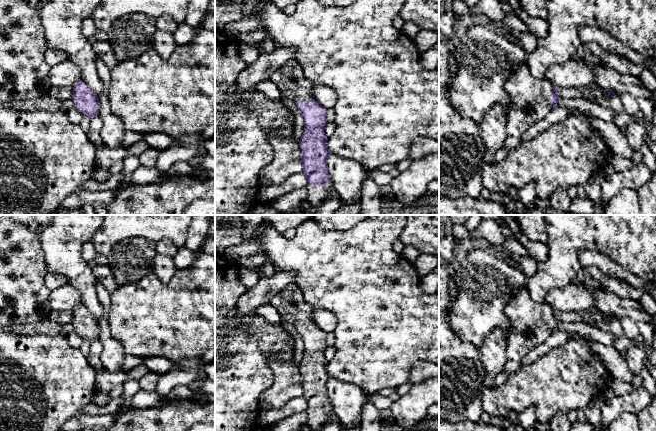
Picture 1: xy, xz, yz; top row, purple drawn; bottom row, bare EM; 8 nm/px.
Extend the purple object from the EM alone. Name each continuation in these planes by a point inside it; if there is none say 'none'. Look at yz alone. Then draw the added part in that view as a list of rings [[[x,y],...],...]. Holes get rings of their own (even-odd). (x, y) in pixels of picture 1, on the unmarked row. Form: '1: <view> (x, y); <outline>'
1: yz (530, 321); [[[521,288],[505,307],[511,325],[507,339],[507,360],[520,361],[526,354],[545,342],[552,333],[550,321],[553,308],[547,303],[537,303],[528,288]]]

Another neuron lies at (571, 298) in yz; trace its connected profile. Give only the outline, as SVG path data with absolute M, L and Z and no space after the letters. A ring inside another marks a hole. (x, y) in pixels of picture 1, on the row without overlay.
M587 282L580 286L567 285L564 288L553 288L546 295L546 303L557 311L584 311L595 308L594 293L599 290L605 291L601 284L599 288L593 288Z

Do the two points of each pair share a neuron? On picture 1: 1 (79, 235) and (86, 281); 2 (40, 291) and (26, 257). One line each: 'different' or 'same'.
1: same
2: same

